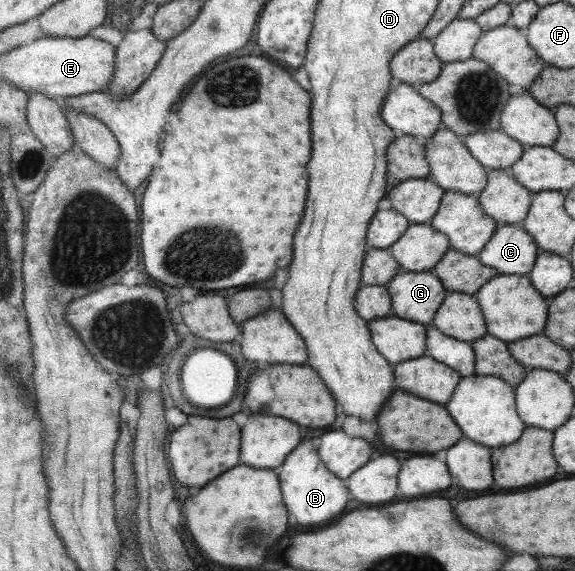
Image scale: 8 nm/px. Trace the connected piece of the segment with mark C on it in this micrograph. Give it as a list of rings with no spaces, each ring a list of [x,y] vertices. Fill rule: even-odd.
[[[499,224],[476,258],[501,274],[527,275],[539,249],[533,238],[514,224]]]

